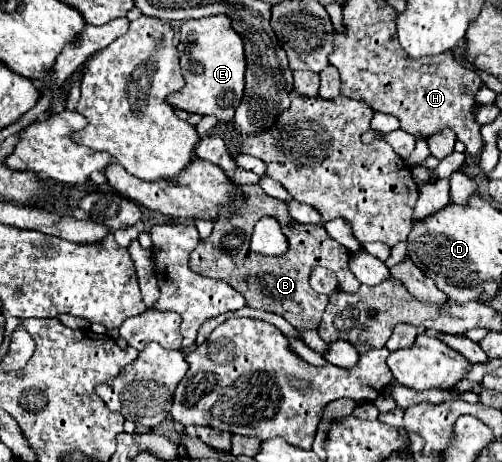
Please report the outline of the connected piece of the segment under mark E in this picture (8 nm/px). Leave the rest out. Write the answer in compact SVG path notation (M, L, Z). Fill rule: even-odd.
M209 16L199 20L187 20L179 32L179 56L181 70L185 76L185 86L173 92L167 102L175 108L187 110L191 114L213 114L221 122L233 118L235 108L243 100L245 90L245 70L247 60L243 54L243 40L233 30L227 16Z

